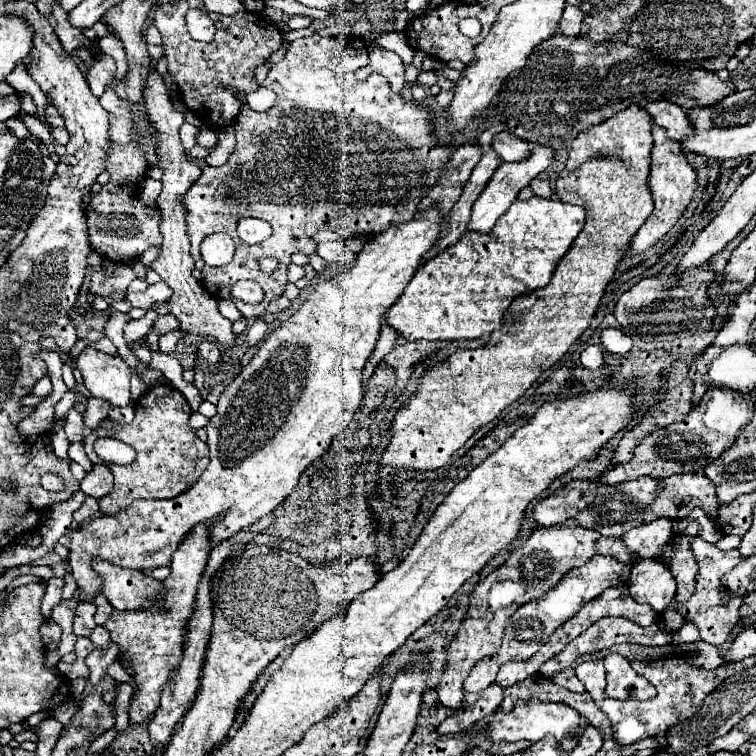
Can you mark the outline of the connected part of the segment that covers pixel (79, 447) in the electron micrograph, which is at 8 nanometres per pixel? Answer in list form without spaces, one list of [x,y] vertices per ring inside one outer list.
[[[77,442],[77,444],[69,446],[69,458],[75,460],[77,464],[91,464],[91,460],[83,456],[83,442]]]

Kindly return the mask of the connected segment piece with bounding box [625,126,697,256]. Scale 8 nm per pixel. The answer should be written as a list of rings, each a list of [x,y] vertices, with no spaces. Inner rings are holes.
[[[653,126],[653,138],[655,138],[655,144],[653,144],[653,152],[651,152],[649,188],[651,188],[651,194],[653,194],[653,200],[655,200],[655,208],[649,214],[649,218],[645,220],[645,224],[631,238],[629,248],[625,252],[629,256],[643,254],[647,248],[655,246],[675,226],[675,222],[683,216],[683,212],[691,204],[695,188],[697,188],[697,172],[689,164],[689,160],[685,158],[681,144],[665,138],[665,130],[659,128],[659,126]]]

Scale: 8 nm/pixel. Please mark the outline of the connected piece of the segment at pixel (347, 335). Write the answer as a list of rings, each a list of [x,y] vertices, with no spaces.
[[[437,206],[417,212],[411,222],[393,226],[385,234],[365,242],[351,270],[323,280],[311,290],[311,294],[303,300],[303,306],[299,306],[275,332],[269,334],[253,360],[221,394],[217,414],[205,426],[209,434],[207,446],[211,450],[211,462],[189,490],[169,500],[135,500],[129,510],[115,516],[93,518],[83,528],[71,532],[69,560],[81,600],[93,602],[101,592],[103,580],[91,568],[91,560],[101,558],[115,566],[135,570],[169,566],[173,552],[197,524],[211,522],[207,538],[211,544],[219,544],[273,512],[289,496],[289,492],[299,484],[305,468],[325,454],[331,440],[349,426],[353,414],[357,412],[363,398],[361,372],[375,350],[381,316],[403,294],[405,286],[419,268],[421,256],[437,242],[439,228],[443,224],[445,216]]]

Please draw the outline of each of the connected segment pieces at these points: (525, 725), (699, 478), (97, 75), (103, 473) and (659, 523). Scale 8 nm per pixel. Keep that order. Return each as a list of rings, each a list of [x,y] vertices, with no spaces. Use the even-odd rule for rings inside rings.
[[[521,700],[515,704],[515,708],[509,714],[501,714],[501,712],[493,712],[487,720],[487,740],[497,742],[497,740],[505,740],[505,742],[517,742],[517,740],[531,740],[537,742],[541,740],[545,734],[555,736],[559,742],[567,736],[569,730],[575,730],[581,722],[581,716],[577,710],[573,710],[571,706],[565,704],[555,704],[555,702],[541,702],[541,700]]]
[[[701,472],[669,476],[661,480],[661,484],[663,488],[659,494],[677,494],[677,504],[701,508],[711,520],[717,516],[715,508],[719,506],[719,500],[715,496],[715,486]]]
[[[99,56],[95,58],[93,66],[87,72],[87,84],[91,92],[99,98],[105,92],[105,86],[115,78],[115,60],[111,56]]]
[[[93,466],[93,470],[81,480],[81,490],[87,496],[103,498],[113,490],[113,474],[107,466]]]
[[[659,518],[649,524],[639,524],[623,534],[623,542],[639,558],[657,558],[661,546],[665,546],[665,542],[669,542],[669,538],[673,536],[671,526],[673,520],[669,518]]]

